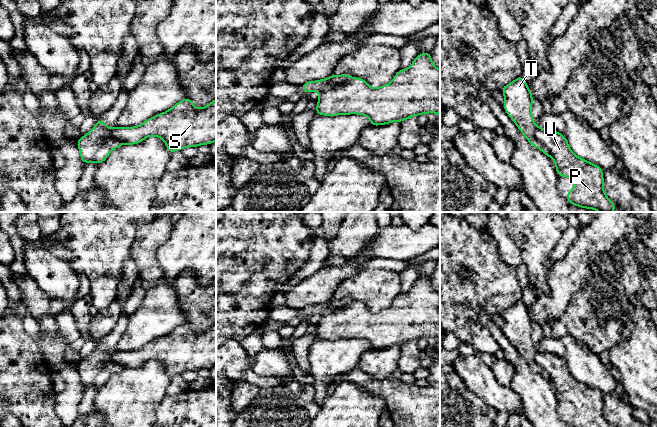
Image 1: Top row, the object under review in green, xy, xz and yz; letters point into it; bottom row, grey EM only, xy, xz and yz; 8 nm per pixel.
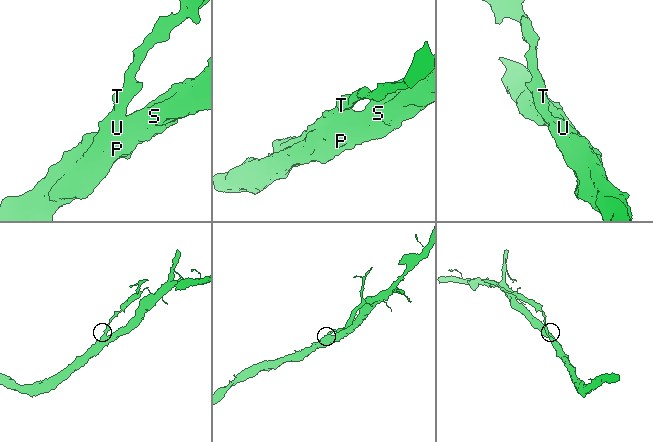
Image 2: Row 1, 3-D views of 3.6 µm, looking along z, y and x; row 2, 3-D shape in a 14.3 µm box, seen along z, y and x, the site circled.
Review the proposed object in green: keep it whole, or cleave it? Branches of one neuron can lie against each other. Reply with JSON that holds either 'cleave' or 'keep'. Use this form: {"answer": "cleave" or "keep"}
{"answer": "cleave"}

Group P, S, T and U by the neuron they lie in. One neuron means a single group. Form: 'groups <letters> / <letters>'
groups P S U / T

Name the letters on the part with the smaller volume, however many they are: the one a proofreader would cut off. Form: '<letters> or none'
T

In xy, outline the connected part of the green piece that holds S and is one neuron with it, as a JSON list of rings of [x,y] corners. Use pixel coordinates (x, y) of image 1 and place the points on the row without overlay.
[[[185,321],[169,334],[147,343],[139,350],[117,351],[110,358],[110,361],[119,364],[123,369],[138,368],[149,360],[163,363],[170,377],[185,371],[211,369],[216,365],[216,322],[207,330],[197,333],[193,329],[192,323]]]

